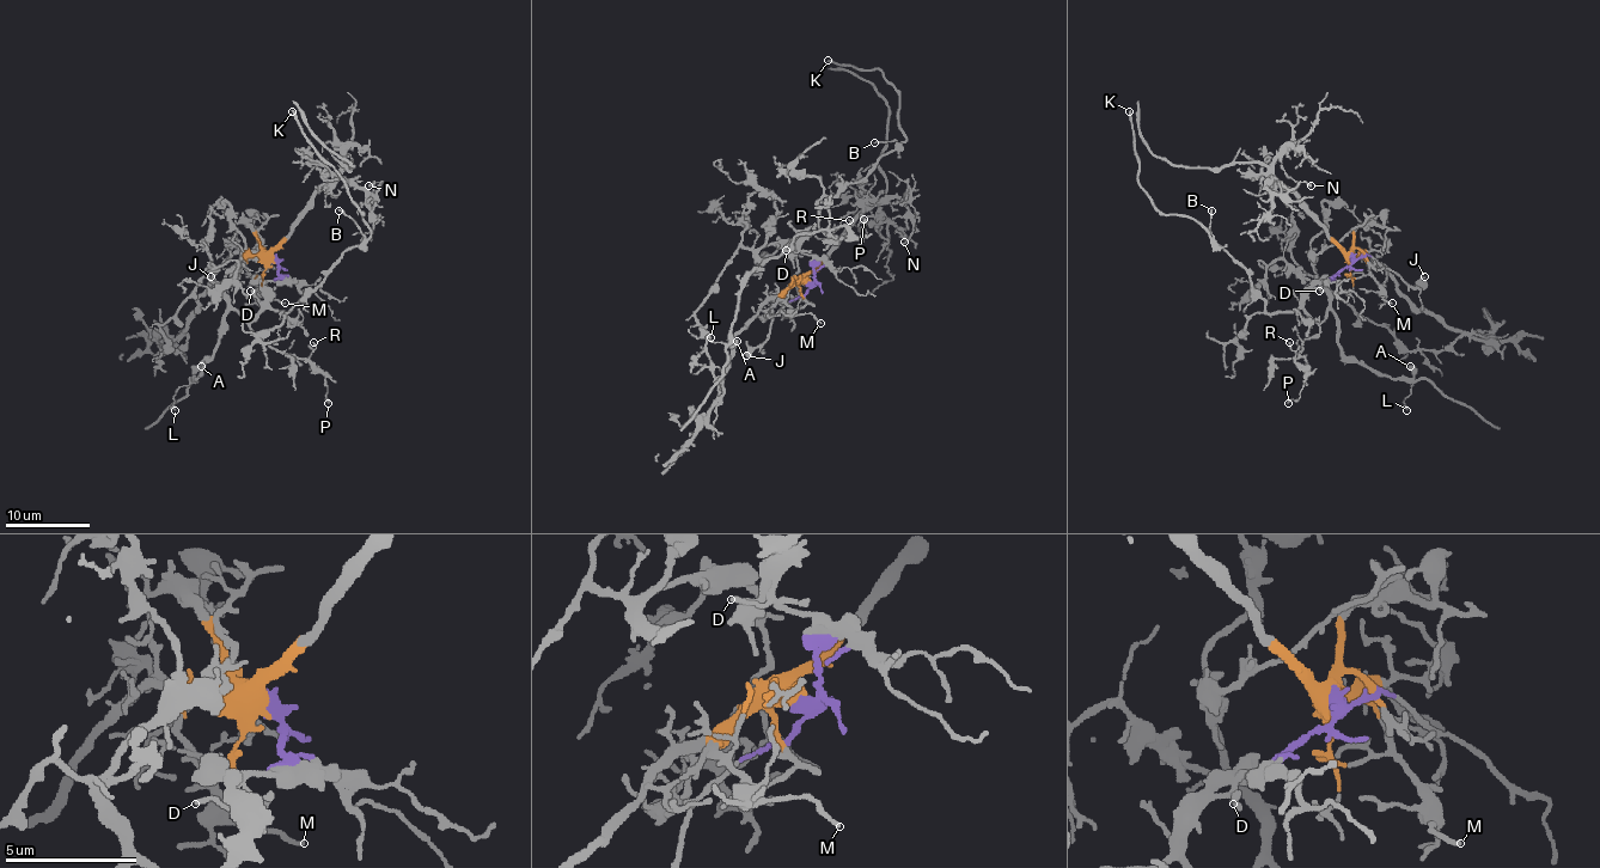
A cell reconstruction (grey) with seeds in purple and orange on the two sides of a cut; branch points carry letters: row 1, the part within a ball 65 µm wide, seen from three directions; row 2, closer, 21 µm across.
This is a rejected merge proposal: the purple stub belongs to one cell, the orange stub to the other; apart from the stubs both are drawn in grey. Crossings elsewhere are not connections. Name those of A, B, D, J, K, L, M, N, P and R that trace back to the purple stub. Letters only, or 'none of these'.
A, B, D, J, K, L, P, R

